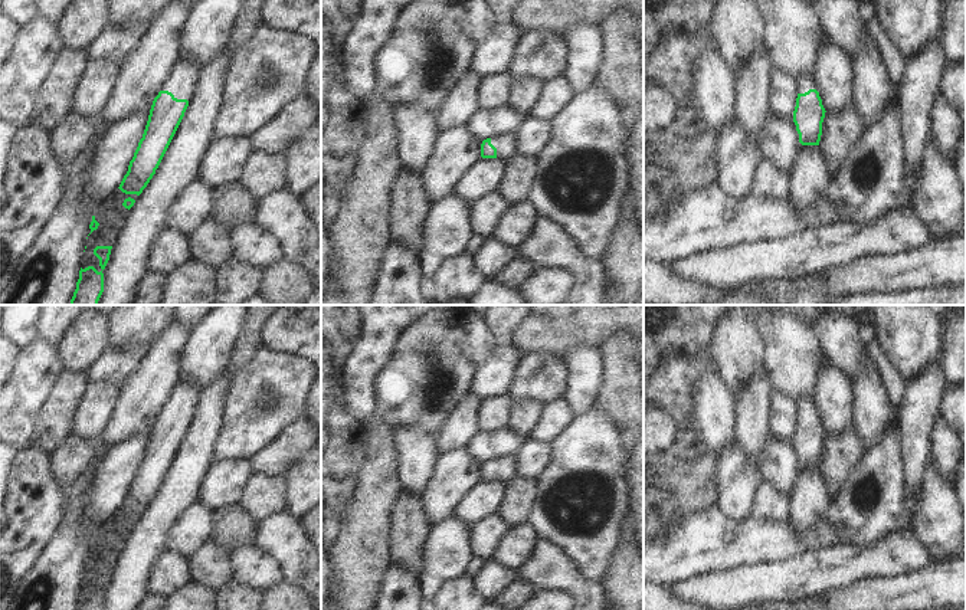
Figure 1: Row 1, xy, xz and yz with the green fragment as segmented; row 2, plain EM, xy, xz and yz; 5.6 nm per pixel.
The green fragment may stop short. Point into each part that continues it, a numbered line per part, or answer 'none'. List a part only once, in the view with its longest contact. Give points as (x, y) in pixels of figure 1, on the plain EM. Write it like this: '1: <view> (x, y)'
1: xy (182, 403)

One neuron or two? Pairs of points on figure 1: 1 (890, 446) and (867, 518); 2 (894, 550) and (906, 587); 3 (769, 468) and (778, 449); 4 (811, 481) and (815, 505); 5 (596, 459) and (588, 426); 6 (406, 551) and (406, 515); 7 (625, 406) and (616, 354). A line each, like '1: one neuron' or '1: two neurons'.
1: one neuron
2: two neurons
3: one neuron
4: one neuron
5: one neuron
6: one neuron
7: one neuron

